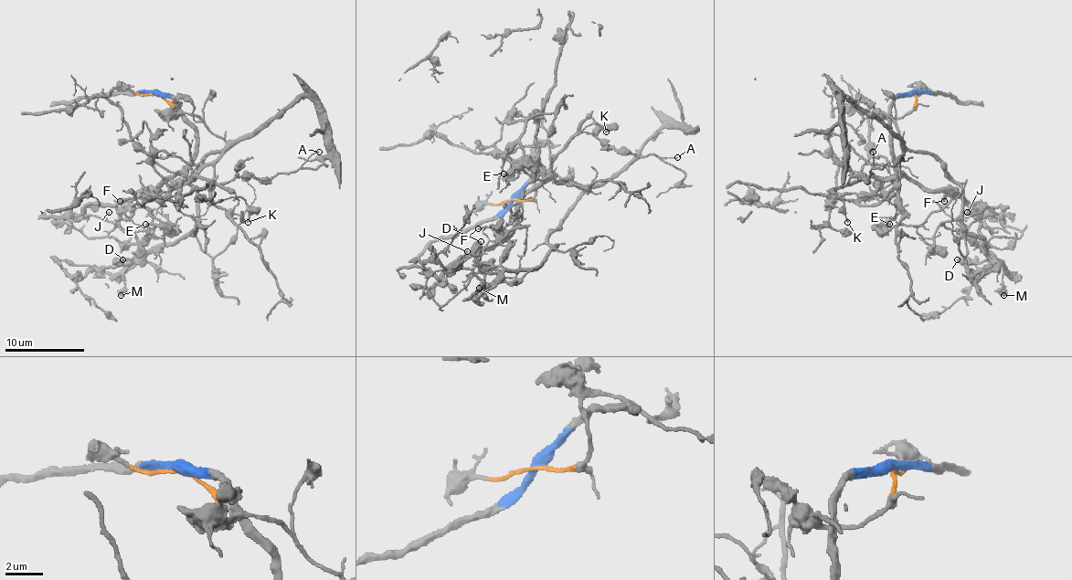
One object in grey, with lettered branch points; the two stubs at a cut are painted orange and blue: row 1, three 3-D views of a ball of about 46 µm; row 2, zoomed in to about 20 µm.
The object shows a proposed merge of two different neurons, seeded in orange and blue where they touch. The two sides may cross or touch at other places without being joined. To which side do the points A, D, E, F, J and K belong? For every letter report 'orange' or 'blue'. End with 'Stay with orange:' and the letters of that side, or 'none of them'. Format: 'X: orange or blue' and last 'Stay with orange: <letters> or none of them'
A: orange
D: blue
E: blue
F: blue
J: blue
K: orange
Stay with orange: A, K

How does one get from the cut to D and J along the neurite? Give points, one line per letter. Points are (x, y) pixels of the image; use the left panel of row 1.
D: (154, 94), (168, 94), (195, 127), (196, 155), (156, 191), (117, 205), (119, 225), (139, 247), (123, 260)
J: (154, 94), (168, 94), (195, 127), (196, 155), (156, 191), (121, 201), (117, 218), (105, 216), (109, 213)

